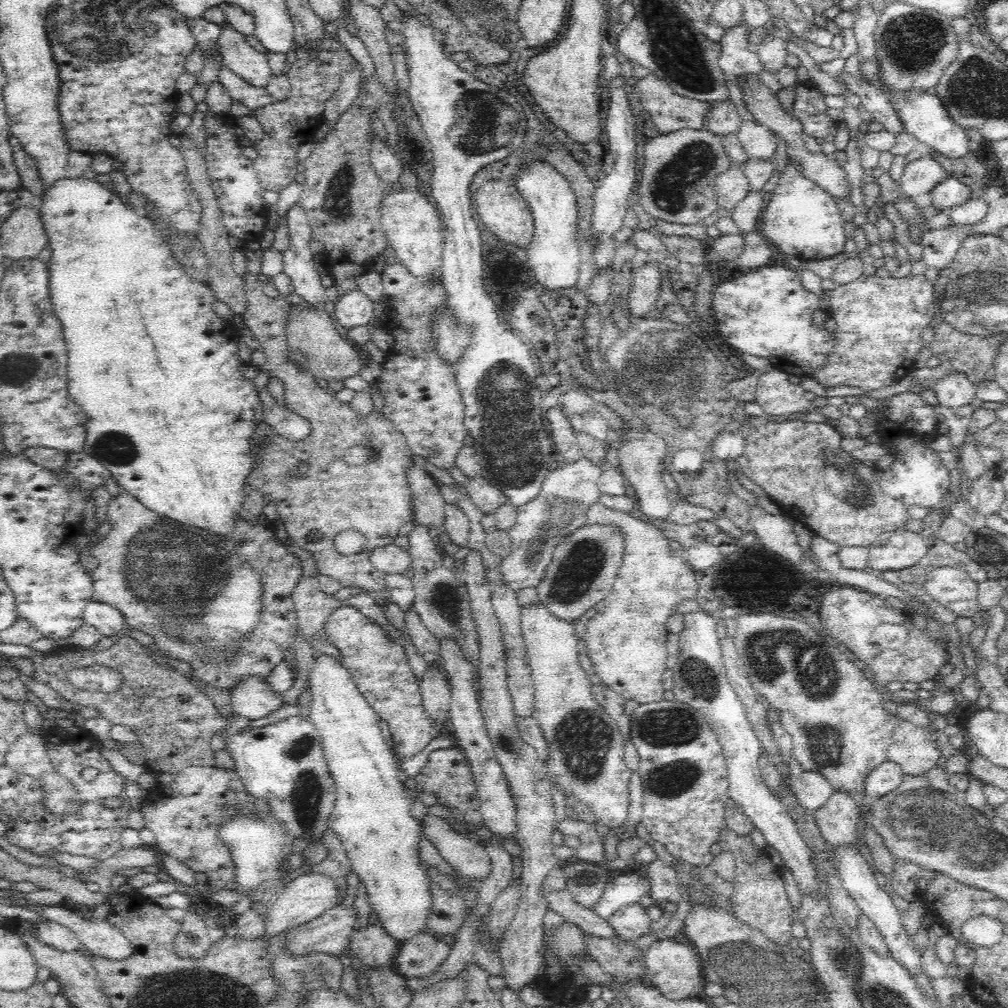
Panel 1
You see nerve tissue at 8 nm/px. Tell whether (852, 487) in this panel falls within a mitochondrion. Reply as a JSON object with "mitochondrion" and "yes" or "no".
{"mitochondrion":"yes"}

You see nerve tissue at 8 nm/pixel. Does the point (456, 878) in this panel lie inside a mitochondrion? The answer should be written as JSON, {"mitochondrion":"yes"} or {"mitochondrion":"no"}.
{"mitochondrion":"no"}

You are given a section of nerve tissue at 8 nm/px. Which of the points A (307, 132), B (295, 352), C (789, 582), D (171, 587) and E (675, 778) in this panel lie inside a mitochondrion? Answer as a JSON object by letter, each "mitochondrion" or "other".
{"A":"other","B":"mitochondrion","C":"other","D":"mitochondrion","E":"mitochondrion"}

